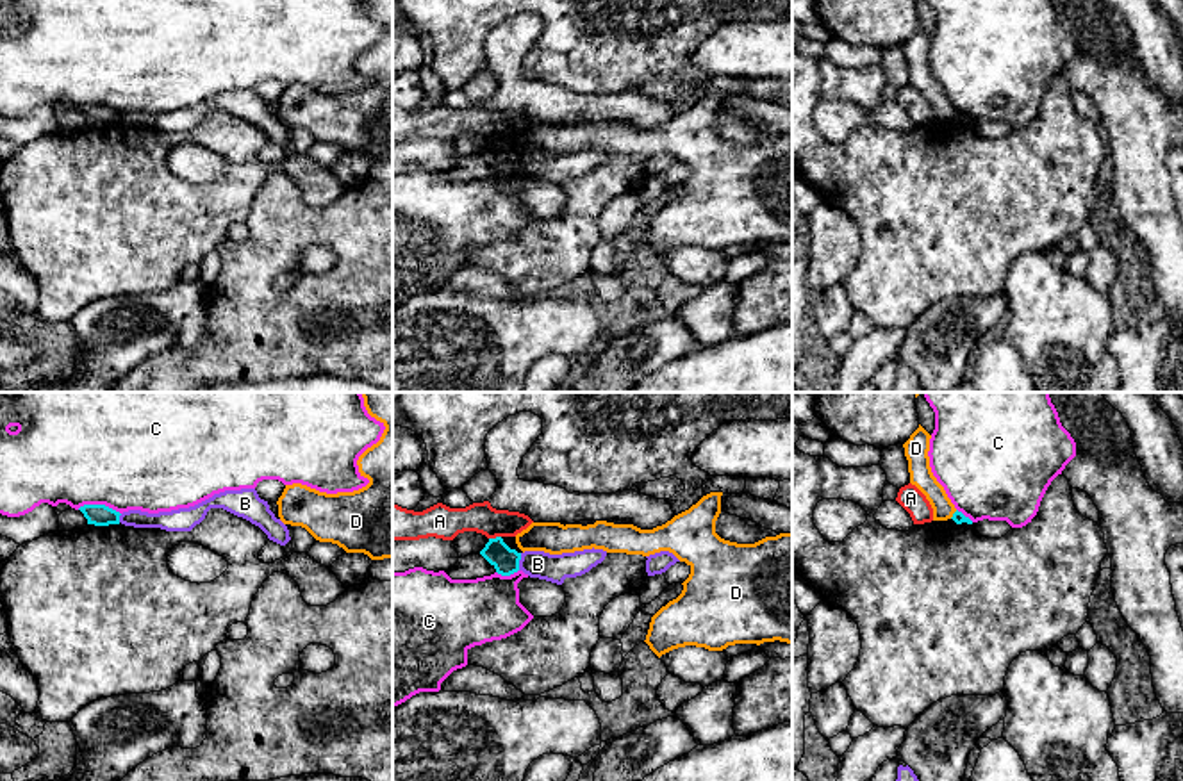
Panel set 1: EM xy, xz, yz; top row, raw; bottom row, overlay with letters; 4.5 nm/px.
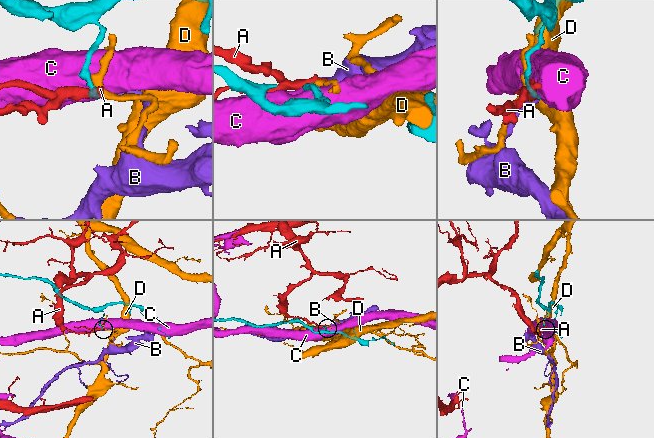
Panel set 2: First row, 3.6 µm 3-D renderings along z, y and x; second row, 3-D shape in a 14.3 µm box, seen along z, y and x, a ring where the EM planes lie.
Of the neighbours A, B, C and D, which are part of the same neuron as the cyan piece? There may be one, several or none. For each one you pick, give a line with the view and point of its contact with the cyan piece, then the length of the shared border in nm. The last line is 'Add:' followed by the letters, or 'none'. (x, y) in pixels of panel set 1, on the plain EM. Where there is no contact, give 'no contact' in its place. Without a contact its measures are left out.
Add: none

